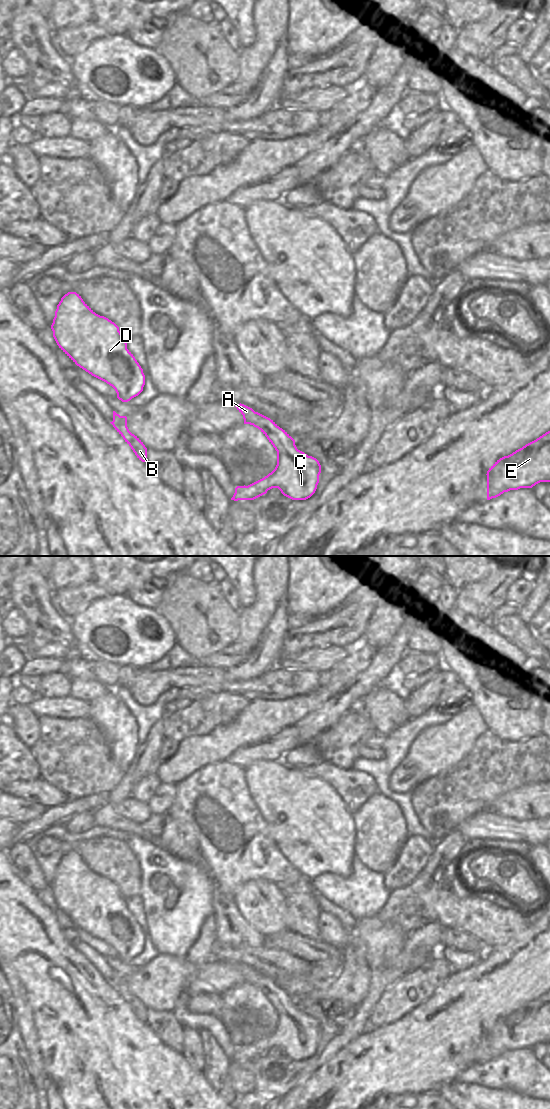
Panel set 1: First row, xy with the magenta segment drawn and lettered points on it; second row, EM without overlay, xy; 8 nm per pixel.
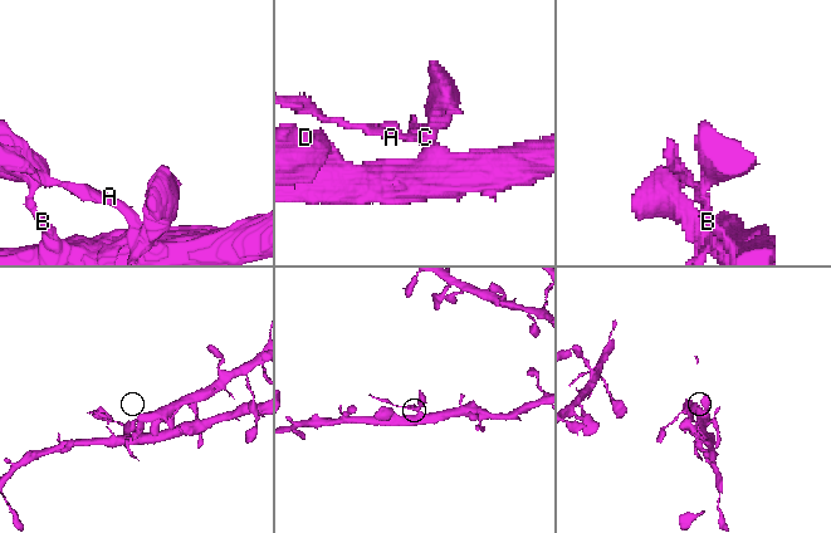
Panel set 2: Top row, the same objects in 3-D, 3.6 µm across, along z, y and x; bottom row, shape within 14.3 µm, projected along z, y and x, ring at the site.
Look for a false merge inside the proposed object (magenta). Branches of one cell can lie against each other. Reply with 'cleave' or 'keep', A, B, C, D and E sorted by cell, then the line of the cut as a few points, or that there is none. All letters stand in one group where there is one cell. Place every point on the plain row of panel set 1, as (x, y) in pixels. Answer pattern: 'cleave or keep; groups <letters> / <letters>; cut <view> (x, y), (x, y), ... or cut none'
cleave; groups A / B C D E; cut xy (255, 972), (256, 980), (252, 984)

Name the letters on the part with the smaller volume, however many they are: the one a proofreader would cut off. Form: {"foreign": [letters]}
{"foreign": ["A"]}

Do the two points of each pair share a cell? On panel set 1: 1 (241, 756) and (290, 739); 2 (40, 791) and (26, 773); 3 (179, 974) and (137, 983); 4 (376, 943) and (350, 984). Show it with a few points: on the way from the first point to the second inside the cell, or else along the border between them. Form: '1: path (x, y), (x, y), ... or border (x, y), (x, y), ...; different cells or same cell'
1: path (253, 753), (268, 750), (278, 745); same cell
2: border (40, 777), (31, 781), (16, 780), (10, 783); different cells
3: path (169, 976), (160, 983), (147, 983); same cell
4: border (358, 937), (366, 947), (366, 962), (370, 968); different cells

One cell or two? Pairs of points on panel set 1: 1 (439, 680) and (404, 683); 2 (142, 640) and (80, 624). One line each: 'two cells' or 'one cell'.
1: two cells
2: one cell

